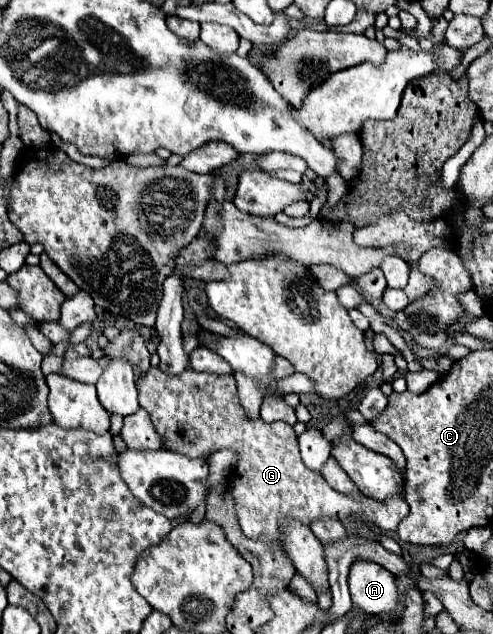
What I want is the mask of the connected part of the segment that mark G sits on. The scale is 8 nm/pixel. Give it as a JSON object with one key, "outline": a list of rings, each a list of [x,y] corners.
{"outline":[[[151,367],[145,377],[137,379],[137,393],[139,405],[149,413],[165,449],[203,459],[217,449],[233,449],[237,453],[237,473],[233,475],[231,491],[233,501],[237,501],[241,531],[249,539],[269,541],[271,545],[279,545],[279,549],[283,549],[281,527],[289,519],[297,519],[303,525],[311,525],[317,519],[363,519],[383,531],[395,531],[409,513],[409,505],[401,495],[375,501],[361,493],[357,497],[345,497],[329,487],[321,473],[313,473],[301,461],[297,435],[289,423],[265,423],[261,417],[247,417],[243,405],[239,403],[233,375],[187,369],[177,377],[169,377],[169,373],[161,373],[159,367]]]}

